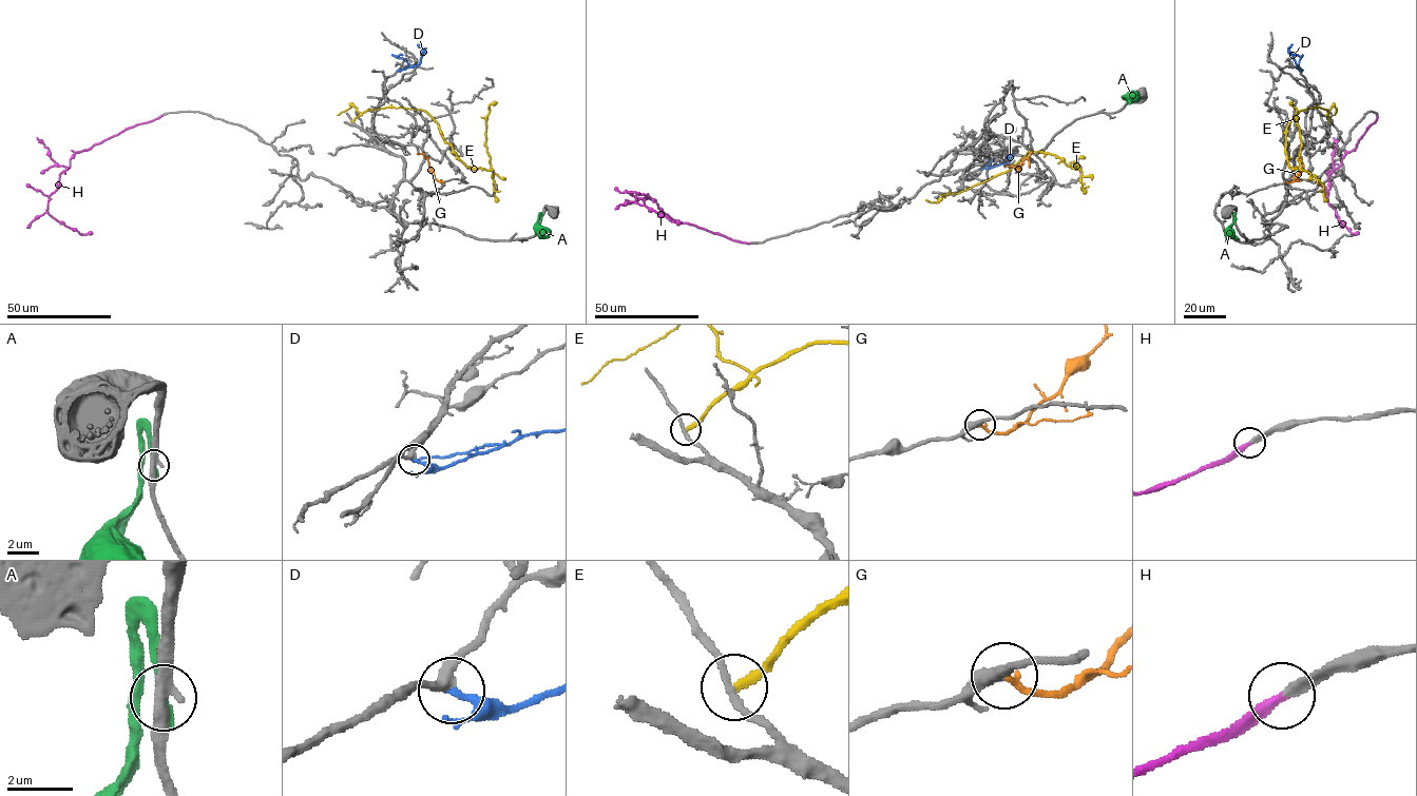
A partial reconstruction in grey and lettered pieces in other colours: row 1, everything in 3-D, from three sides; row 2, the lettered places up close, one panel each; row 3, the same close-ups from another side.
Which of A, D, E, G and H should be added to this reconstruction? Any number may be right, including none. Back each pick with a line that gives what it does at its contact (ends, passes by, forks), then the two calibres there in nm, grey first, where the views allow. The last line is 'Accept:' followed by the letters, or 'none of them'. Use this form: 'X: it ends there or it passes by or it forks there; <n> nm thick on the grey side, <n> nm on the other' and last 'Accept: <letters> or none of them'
D: it ends there; 320 nm thick on the grey side, 240 nm on the other
G: it ends there; 360 nm thick on the grey side, 200 nm on the other
H: it ends there; 320 nm thick on the grey side, 280 nm on the other
Accept: D, G, H

